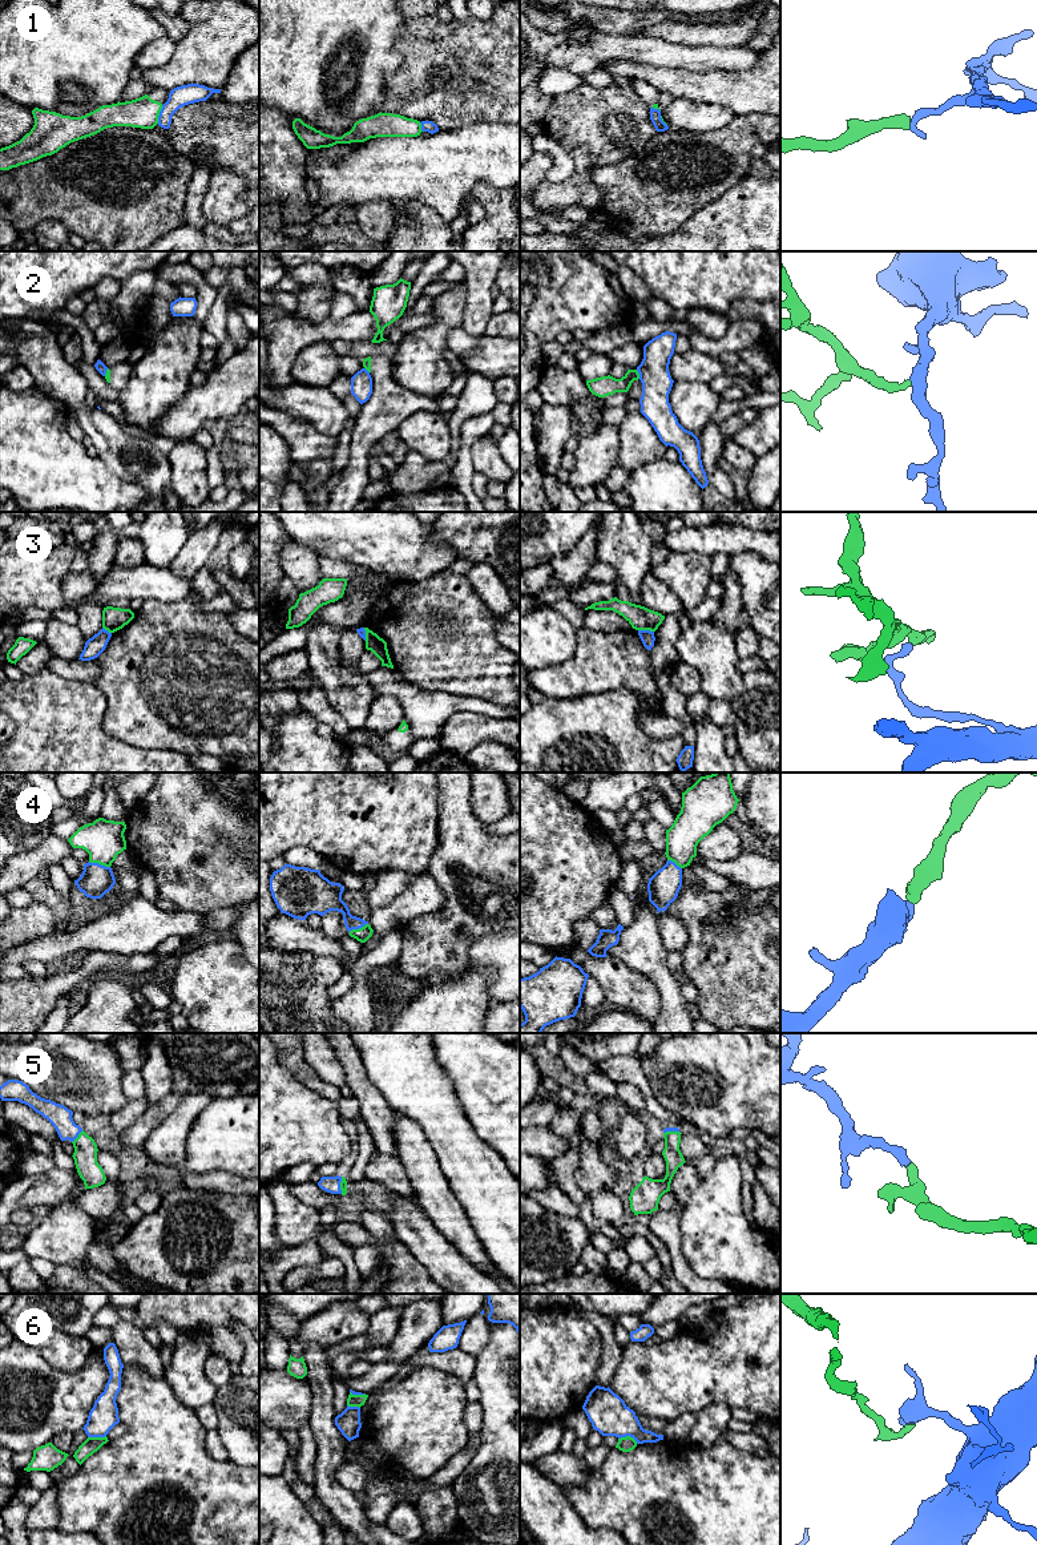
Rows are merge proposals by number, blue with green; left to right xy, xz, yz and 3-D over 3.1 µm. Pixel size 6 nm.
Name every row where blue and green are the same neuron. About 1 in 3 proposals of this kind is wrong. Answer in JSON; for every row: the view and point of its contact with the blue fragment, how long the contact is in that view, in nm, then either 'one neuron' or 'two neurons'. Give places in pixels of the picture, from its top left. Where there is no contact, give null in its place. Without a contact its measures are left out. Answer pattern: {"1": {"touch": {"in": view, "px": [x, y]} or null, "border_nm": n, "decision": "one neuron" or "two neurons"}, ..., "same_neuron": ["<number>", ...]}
{"1": {"touch": {"in": "xy", "px": [160, 115]}, "border_nm": 120, "decision": "two neurons"}, "2": {"touch": {"in": "yz", "px": [638, 372]}, "border_nm": 60, "decision": "two neurons"}, "3": {"touch": {"in": "yz", "px": [646, 630]}, "border_nm": 100, "decision": "two neurons"}, "4": {"touch": {"in": "xy", "px": [100, 864]}, "border_nm": 130, "decision": "one neuron"}, "5": {"touch": {"in": "xy", "px": [77, 1136]}, "border_nm": 100, "decision": "one neuron"}, "6": {"touch": {"in": "yz", "px": [628, 1435]}, "border_nm": 120, "decision": "two neurons"}, "same_neuron": ["4", "5"]}

